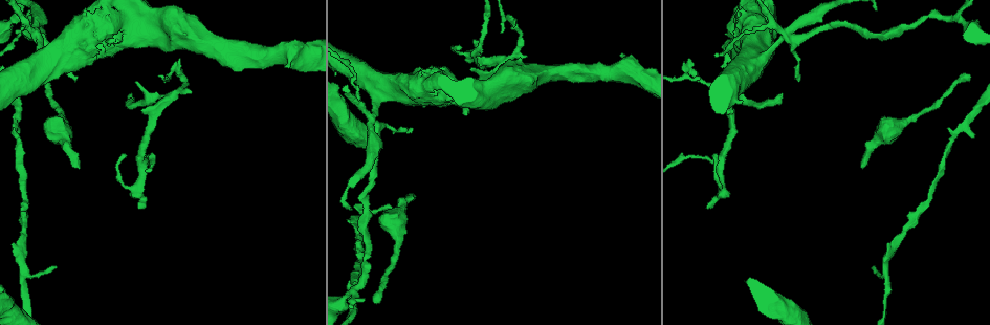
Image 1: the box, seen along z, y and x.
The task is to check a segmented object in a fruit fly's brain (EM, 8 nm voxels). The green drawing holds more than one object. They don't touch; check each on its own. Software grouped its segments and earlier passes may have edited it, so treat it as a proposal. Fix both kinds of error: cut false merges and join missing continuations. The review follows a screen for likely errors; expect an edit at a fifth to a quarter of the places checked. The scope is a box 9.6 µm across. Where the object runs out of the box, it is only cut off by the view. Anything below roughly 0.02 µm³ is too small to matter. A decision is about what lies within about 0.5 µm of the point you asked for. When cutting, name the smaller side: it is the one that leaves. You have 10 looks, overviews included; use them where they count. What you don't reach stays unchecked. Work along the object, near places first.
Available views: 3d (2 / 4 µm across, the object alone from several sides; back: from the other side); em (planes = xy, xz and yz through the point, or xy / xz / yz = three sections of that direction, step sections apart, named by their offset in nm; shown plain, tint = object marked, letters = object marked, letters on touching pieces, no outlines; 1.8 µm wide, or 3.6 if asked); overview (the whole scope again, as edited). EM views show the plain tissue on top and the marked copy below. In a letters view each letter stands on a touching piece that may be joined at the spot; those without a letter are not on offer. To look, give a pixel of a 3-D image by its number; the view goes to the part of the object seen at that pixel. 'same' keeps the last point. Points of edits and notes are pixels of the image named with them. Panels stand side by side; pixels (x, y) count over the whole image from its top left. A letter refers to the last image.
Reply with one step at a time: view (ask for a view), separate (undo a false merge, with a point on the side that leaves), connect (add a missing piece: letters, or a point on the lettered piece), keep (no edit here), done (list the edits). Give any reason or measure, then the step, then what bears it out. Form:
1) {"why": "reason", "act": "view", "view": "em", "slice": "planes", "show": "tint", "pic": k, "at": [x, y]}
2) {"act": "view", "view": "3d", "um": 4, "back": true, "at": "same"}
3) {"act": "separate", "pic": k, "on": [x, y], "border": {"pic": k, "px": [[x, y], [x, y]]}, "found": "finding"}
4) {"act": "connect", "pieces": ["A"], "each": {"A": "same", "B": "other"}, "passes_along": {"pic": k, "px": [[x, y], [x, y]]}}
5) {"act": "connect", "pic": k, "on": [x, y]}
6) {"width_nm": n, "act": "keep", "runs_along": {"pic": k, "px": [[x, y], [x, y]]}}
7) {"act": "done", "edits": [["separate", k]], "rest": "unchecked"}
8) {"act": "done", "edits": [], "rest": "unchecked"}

{"why": "branch stops here", "act": "view", "view": "em", "um": 3.6, "slice": "yz", "step": 8, "show": "letters", "pic": 1, "at": [376, 303]}

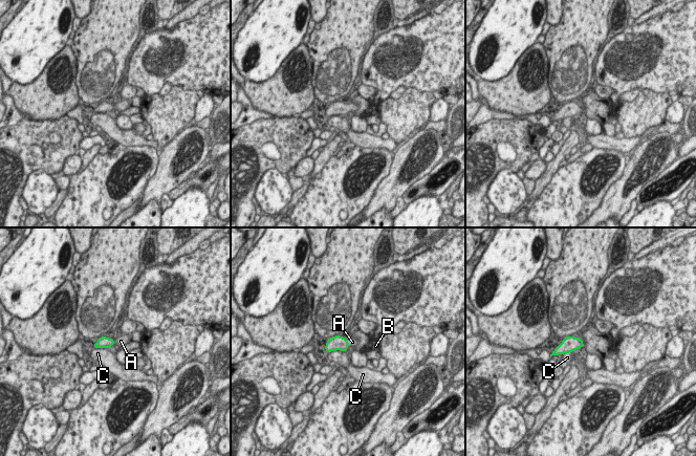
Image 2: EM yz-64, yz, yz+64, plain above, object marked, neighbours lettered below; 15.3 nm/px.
{"act": "connect", "pieces": ["A"], "each": {"A": "same", "B": "other", "C": "other"}, "found": "it goes on there"}

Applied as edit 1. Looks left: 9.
{"why": "branch stops here", "act": "view", "view": "em", "um": 3.6, "slice": "yz", "step": 16, "show": "tint", "pic": 1, "at": [415, 197]}

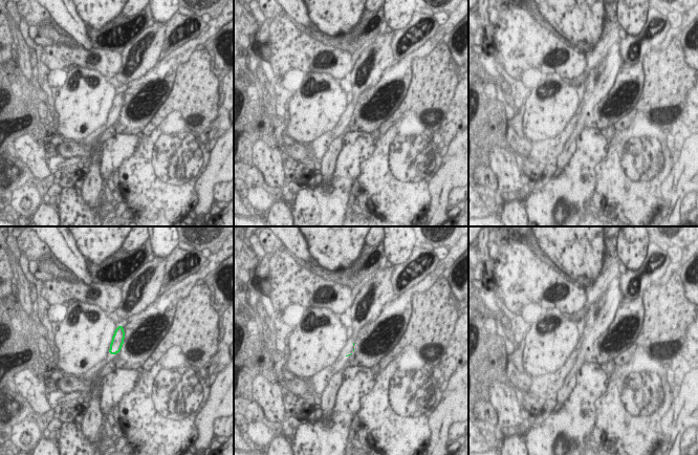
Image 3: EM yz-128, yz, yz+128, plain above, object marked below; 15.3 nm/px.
{"act": "view", "view": "em", "um": 3.6, "slice": "planes", "show": "letters", "at": "same"}

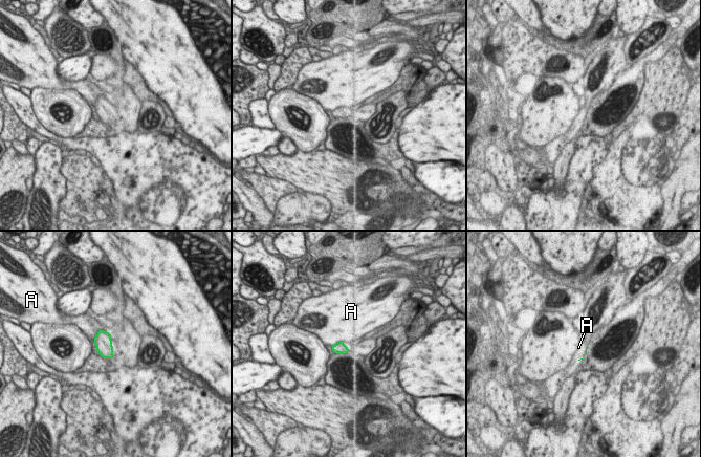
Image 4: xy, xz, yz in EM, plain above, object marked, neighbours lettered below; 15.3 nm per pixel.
{"act": "keep", "each": {"A": "other"}, "border": {"pic": 4, "px": [[344, 342], [337, 342], [331, 346]]}, "found": "none of them fits"}

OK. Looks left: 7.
{"why": "three arms meet", "act": "view", "view": "3d", "um": 4, "pic": 1, "at": [166, 99]}

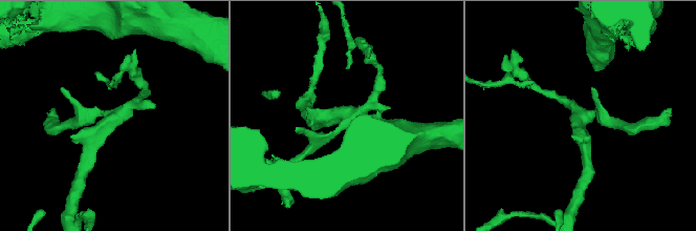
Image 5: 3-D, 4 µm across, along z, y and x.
{"arms": 3, "why": "now the EM", "act": "view", "view": "em", "slice": "planes", "show": "letters", "pic": 5, "at": [580, 119]}

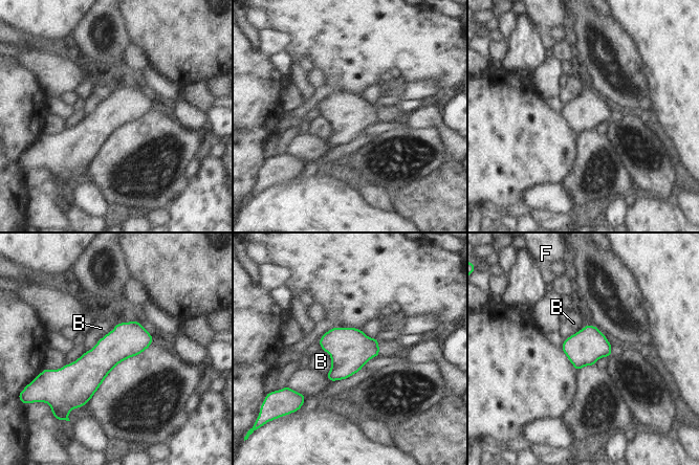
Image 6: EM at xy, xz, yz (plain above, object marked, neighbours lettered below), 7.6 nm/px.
{"width_nm": 280, "act": "keep", "each": {"B": "other", "F": "other"}, "runs_along": {"pic": 6, "px": [[149, 337], [57, 372]]}, "found": "one cell here"}

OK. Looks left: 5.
{"why": "four arms meet", "act": "view", "view": "em", "slice": "planes", "show": "letters", "pic": 1, "at": [786, 35]}

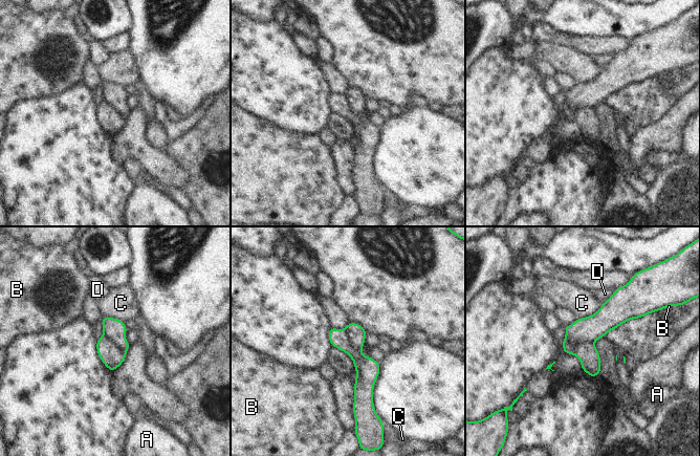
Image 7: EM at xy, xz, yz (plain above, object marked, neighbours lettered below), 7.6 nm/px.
{"act": "separate", "pic": 7, "on": [367, 369], "each": {"A": "other", "B": "other", "C": "other", "D": "other"}, "part_leaving": {"pic": 7, "px": [[332, 330], [363, 365], [359, 406]]}, "found": "two cells meet here"}

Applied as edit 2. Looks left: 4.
{"act": "done", "edits": [["connect", 2], ["separate", 7]], "rest": "unchecked"}

